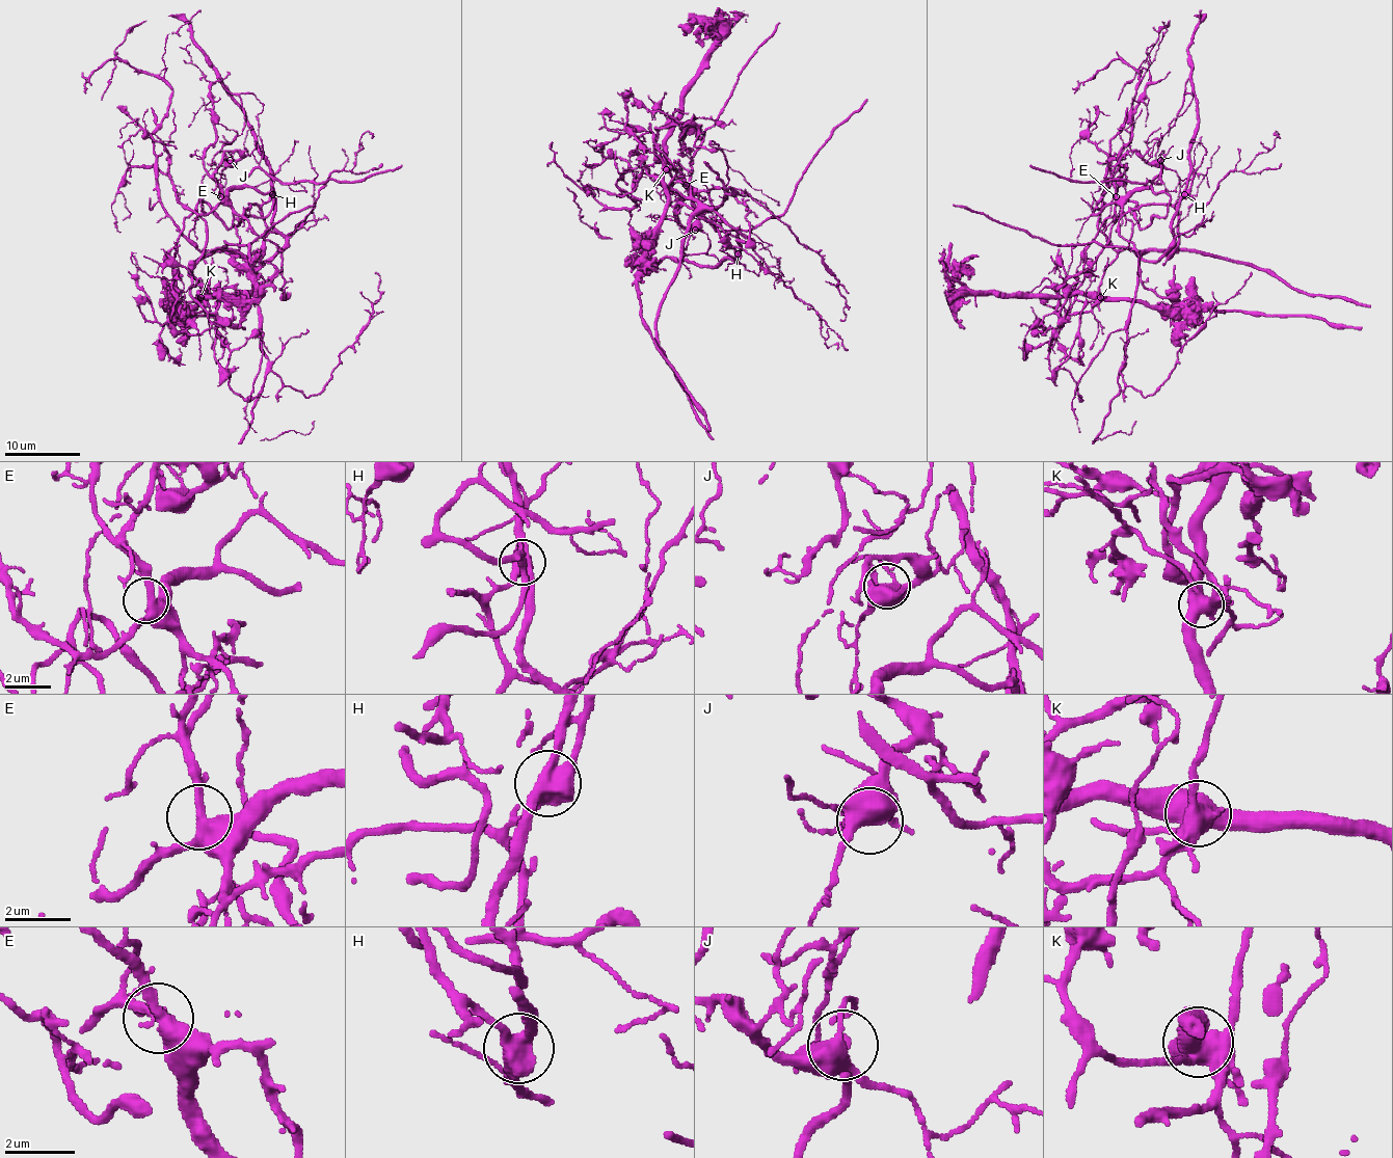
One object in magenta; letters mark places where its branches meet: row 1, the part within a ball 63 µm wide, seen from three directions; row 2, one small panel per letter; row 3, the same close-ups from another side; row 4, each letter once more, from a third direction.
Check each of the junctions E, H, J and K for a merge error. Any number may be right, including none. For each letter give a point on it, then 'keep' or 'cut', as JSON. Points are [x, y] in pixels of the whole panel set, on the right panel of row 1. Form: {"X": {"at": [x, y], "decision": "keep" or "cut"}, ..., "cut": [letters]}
{"E": {"at": [1116, 196], "decision": "keep"}, "H": {"at": [1184, 194], "decision": "cut"}, "J": {"at": [1160, 160], "decision": "keep"}, "K": {"at": [1100, 297], "decision": "cut"}, "cut": ["H", "K"]}

